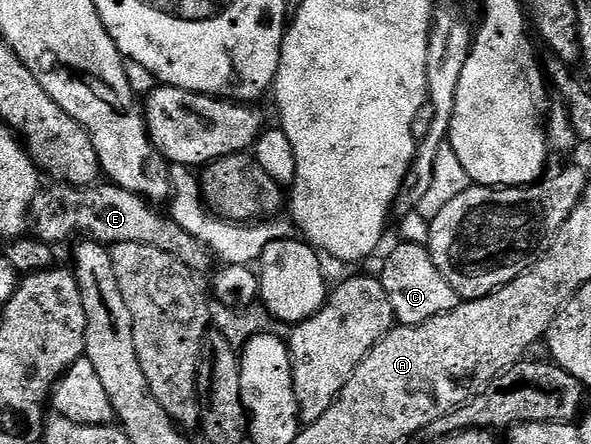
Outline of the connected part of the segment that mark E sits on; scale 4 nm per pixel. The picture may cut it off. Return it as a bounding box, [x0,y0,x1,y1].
[29,182,213,274]

